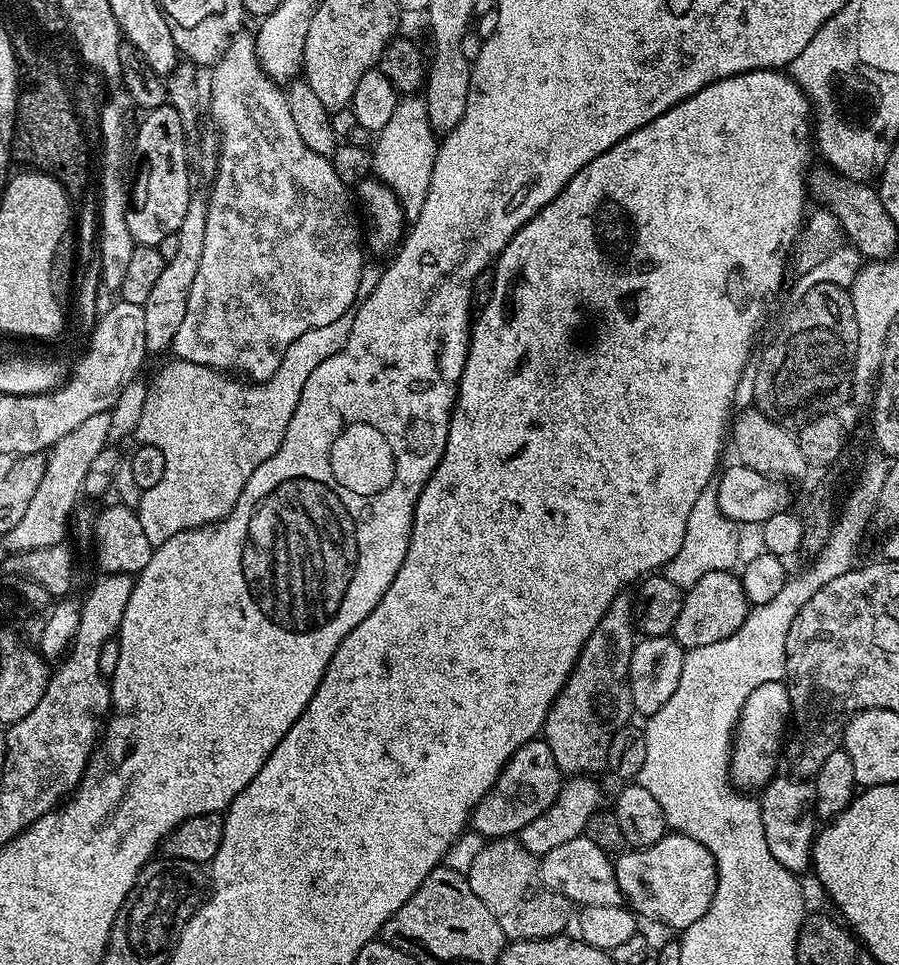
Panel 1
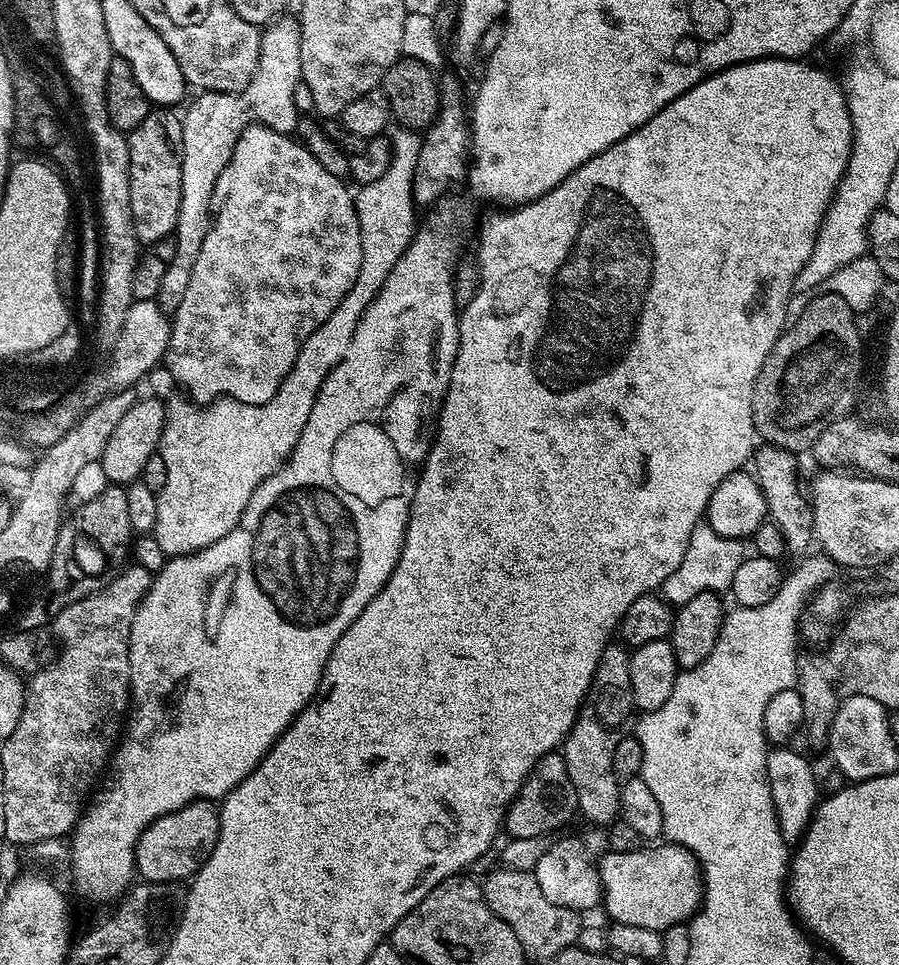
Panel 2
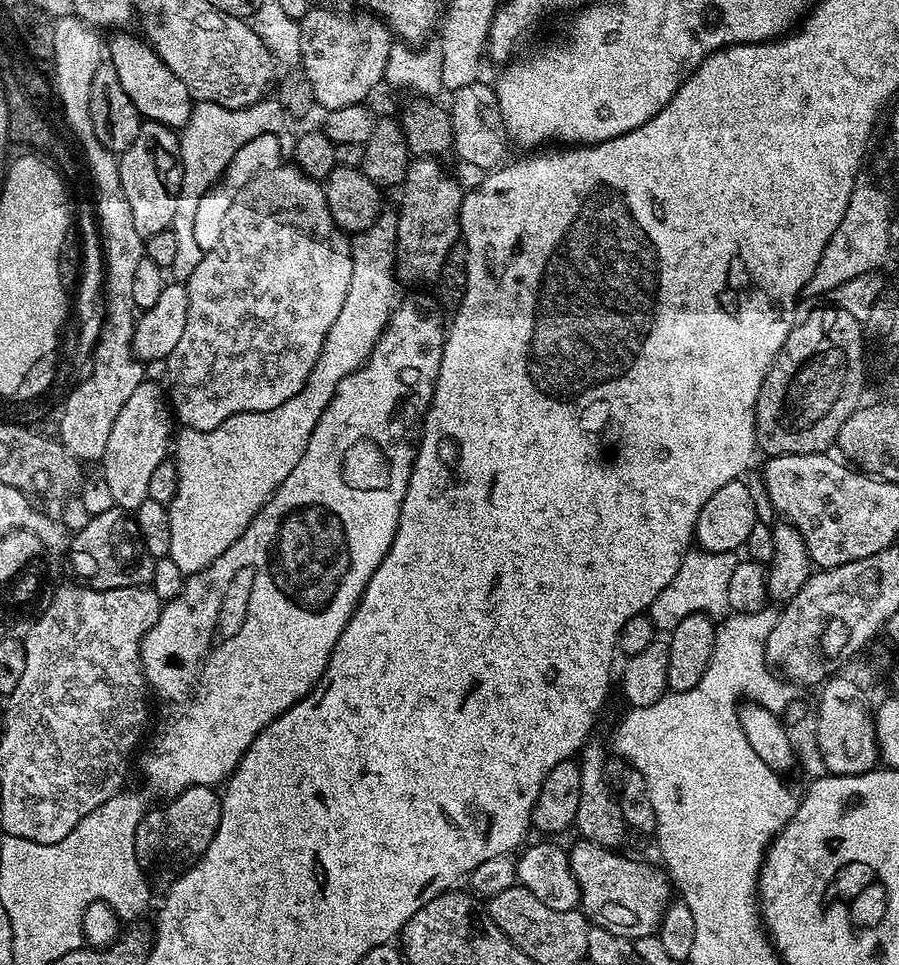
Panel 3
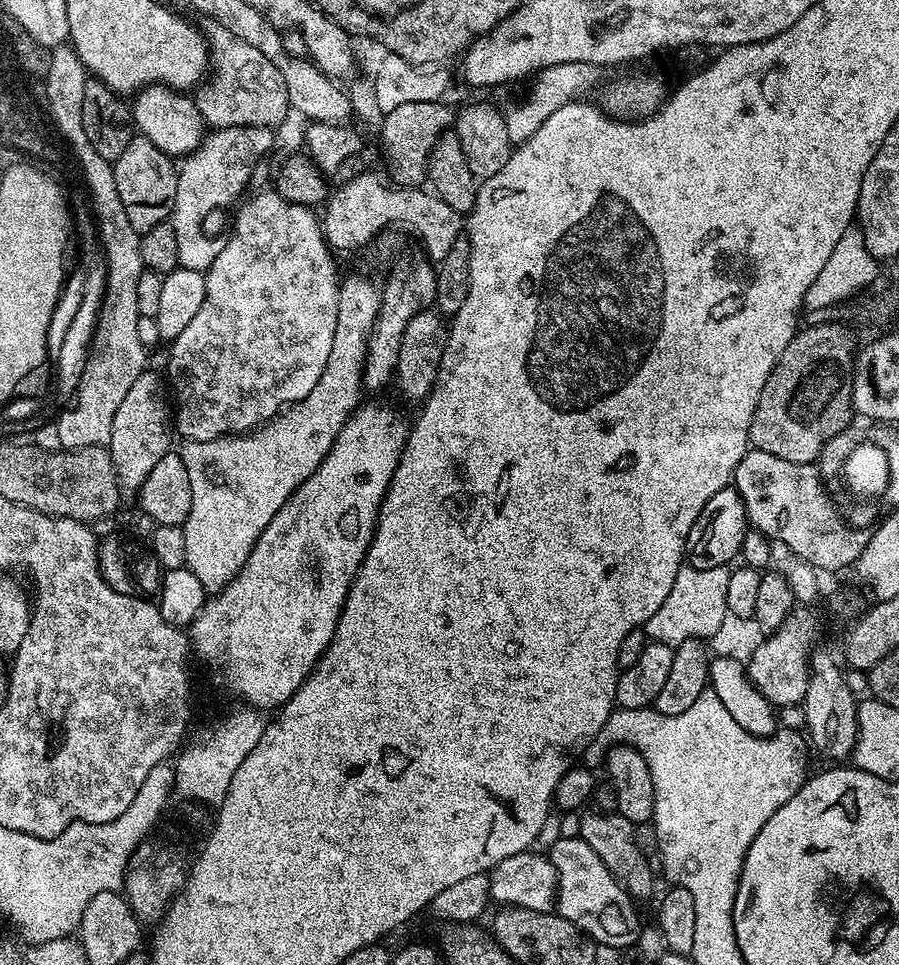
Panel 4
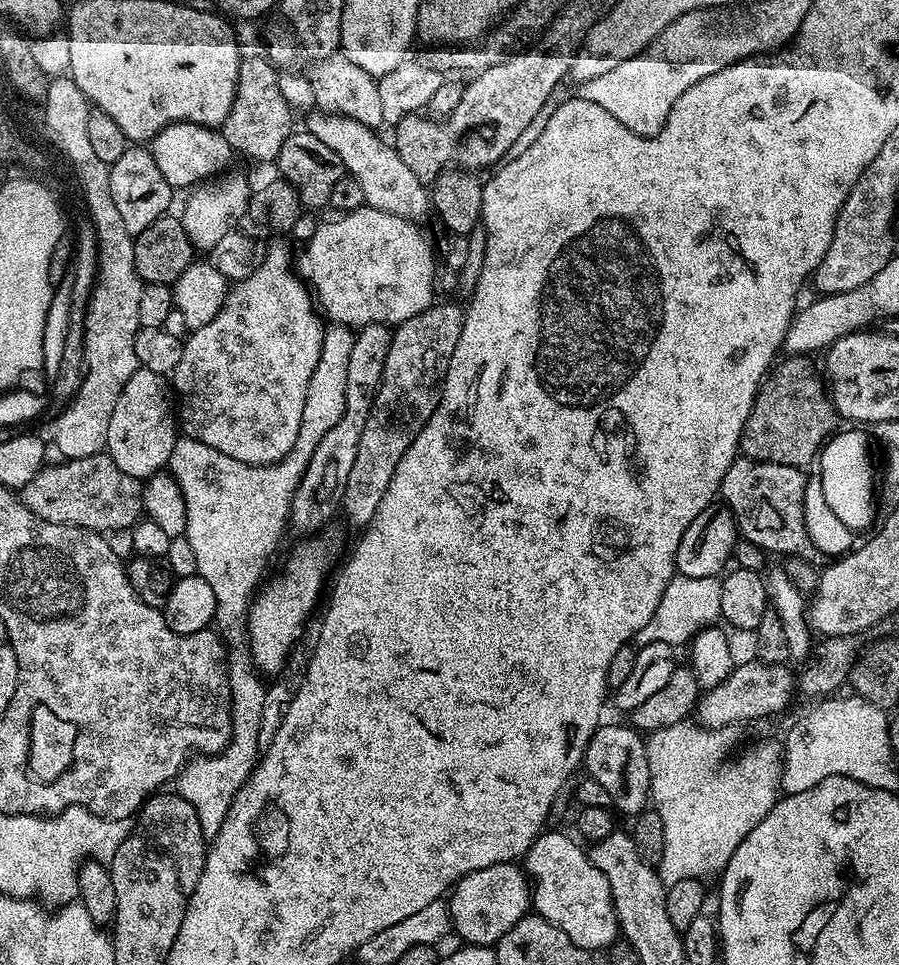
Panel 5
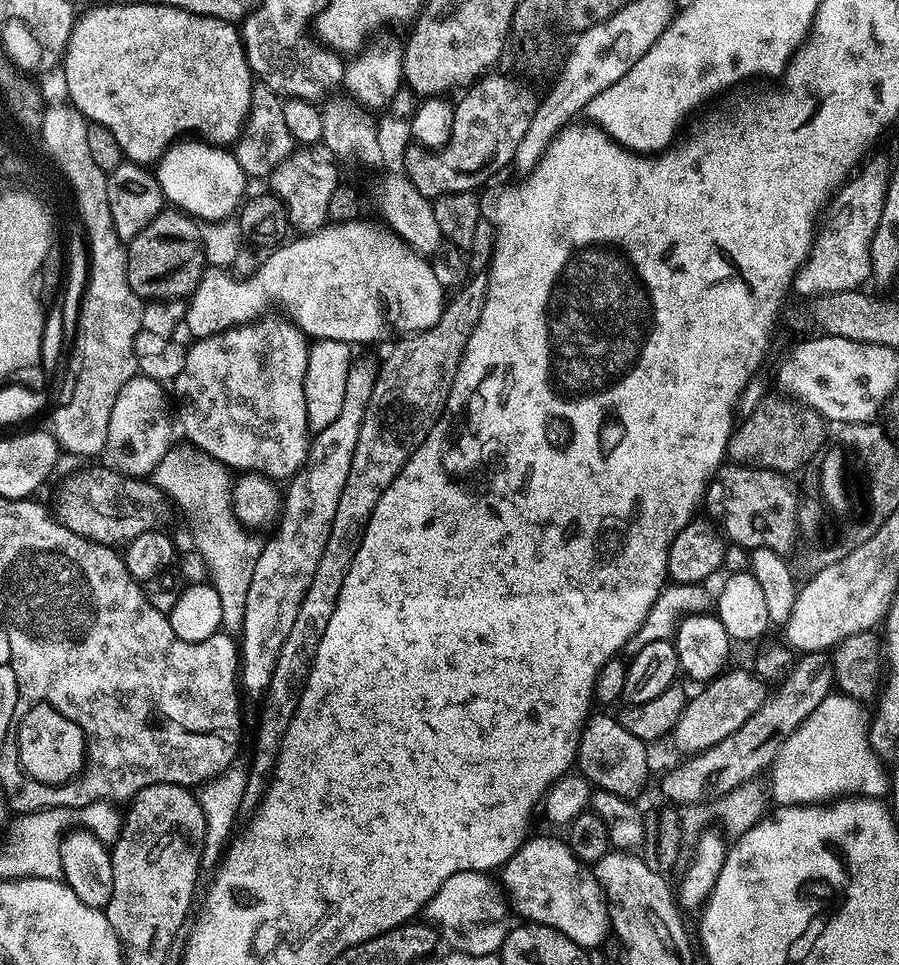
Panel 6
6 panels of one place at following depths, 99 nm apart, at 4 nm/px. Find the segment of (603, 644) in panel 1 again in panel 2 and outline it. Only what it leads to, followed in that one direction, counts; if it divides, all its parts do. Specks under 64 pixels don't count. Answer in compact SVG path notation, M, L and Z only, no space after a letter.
M613 642L606 650L602 650L602 658L598 662L598 670L592 679L592 688L588 691L588 697L584 699L584 705L576 716L574 726L562 745L562 755L566 762L566 770L570 774L570 782L574 782L576 791L576 807L579 815L585 816L592 824L604 824L611 826L617 823L620 816L620 790L621 781L616 781L616 747L624 740L624 727L633 719L634 694L630 686L630 655L627 647Z

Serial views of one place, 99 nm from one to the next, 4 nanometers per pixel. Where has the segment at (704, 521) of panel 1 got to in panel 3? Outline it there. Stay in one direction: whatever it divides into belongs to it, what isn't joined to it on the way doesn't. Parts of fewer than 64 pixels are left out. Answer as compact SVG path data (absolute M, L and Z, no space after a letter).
M701 548L689 549L683 558L682 566L679 567L678 574L671 580L670 586L666 586L658 598L651 604L648 615L655 625L657 631L671 632L674 626L678 626L682 618L690 614L703 613L711 616L714 620L723 619L729 615L729 595L727 587L730 586L731 575L734 574L734 567L739 564L739 557L733 552L708 552Z

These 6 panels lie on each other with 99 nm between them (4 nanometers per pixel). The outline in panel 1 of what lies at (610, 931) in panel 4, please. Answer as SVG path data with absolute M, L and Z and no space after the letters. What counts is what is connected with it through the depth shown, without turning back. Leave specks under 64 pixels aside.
M681 832L666 834L654 846L632 848L615 857L621 897L637 917L657 920L668 928L694 926L710 906L718 886L716 860L702 842Z

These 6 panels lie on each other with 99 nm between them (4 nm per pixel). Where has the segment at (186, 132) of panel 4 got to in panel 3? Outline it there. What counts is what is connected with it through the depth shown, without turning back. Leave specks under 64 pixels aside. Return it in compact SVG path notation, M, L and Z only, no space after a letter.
M120 30L115 33L112 41L107 41L106 56L118 70L118 79L122 82L122 90L130 94L130 102L139 110L145 121L153 120L173 130L183 129L184 124L190 118L192 95L186 90L186 82L182 82L162 62L162 58L153 50L148 41L139 36L131 36L128 30Z

